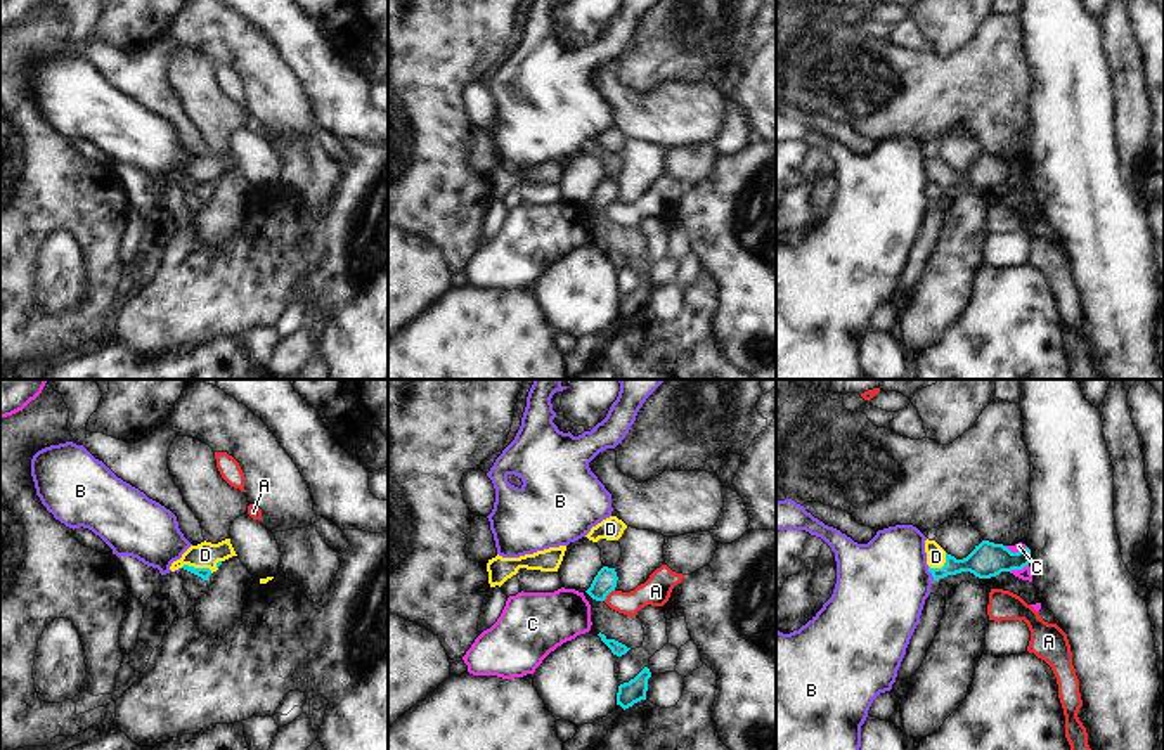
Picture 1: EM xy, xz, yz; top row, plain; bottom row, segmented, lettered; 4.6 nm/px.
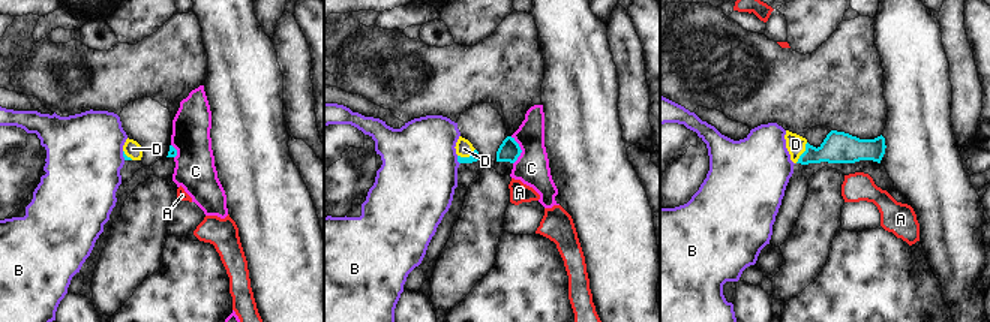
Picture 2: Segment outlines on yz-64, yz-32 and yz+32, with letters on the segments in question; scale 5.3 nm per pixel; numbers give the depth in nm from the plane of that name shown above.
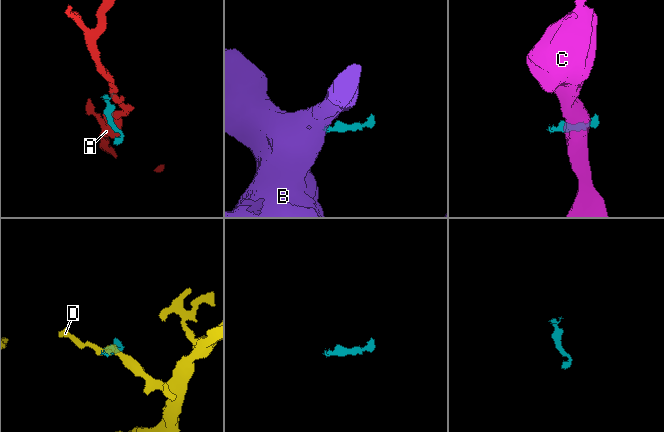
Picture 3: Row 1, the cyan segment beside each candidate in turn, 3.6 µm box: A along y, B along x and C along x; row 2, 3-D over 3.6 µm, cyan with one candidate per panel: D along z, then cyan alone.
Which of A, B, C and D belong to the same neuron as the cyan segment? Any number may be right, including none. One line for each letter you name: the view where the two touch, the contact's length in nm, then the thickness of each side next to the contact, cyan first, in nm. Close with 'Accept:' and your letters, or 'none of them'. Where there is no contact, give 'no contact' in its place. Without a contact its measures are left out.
D: meets cyan in xy; contact 150 nm long; 50 nm thick on the cyan side, 120 nm on the other
Accept: D

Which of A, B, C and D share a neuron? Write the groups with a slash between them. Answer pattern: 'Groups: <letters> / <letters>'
Groups: A / B / C / D

